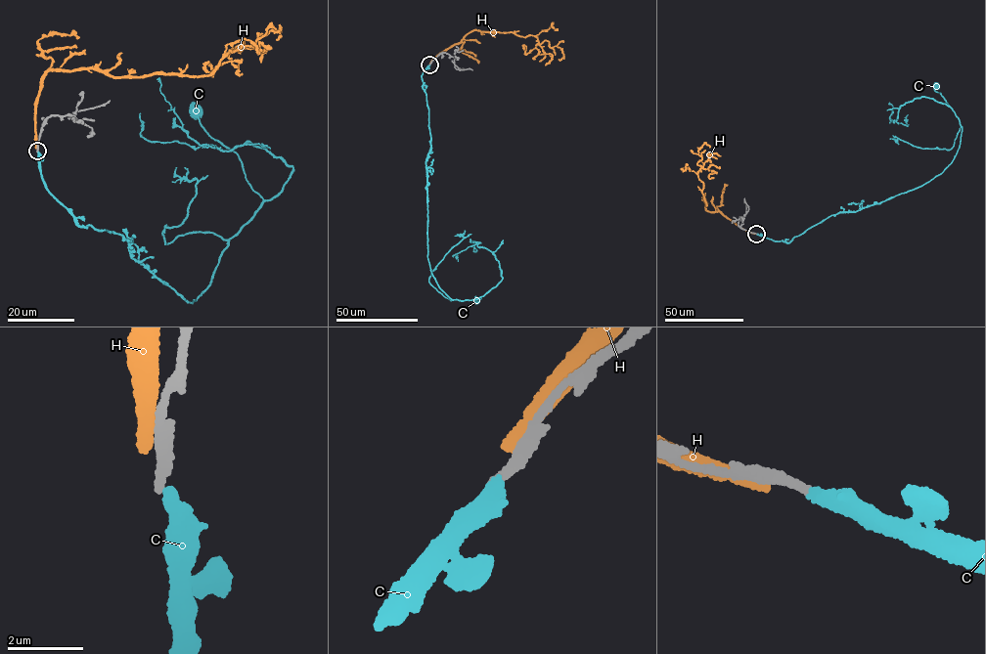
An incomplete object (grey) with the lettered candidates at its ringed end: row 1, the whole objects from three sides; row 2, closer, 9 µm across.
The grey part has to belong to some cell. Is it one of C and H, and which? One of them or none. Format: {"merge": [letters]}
{"merge": []}

